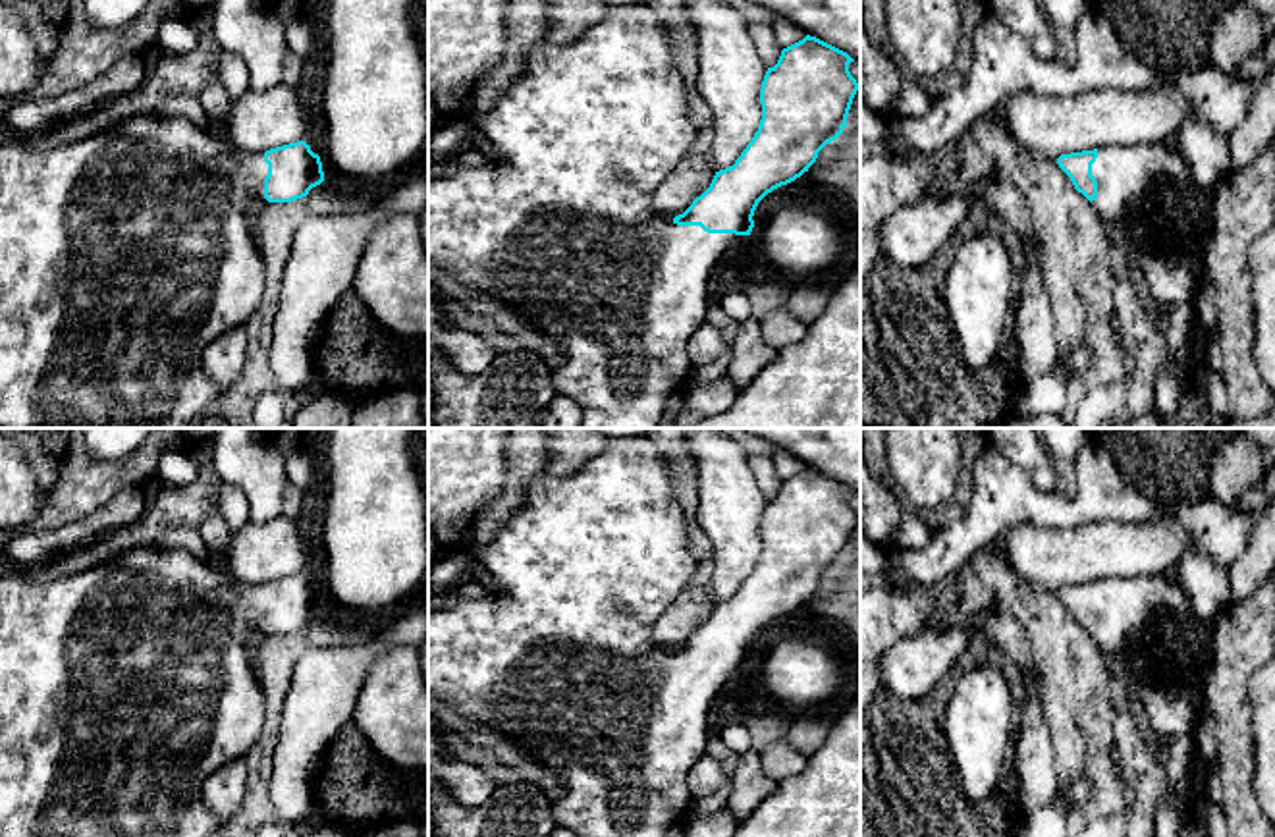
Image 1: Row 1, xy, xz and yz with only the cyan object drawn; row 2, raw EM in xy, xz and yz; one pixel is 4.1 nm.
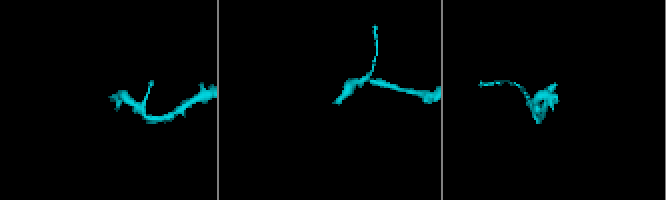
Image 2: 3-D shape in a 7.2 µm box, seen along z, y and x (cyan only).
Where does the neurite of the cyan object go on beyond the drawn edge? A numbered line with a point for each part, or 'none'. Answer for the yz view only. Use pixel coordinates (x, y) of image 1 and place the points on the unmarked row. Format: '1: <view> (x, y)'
1: yz (1127, 608)

